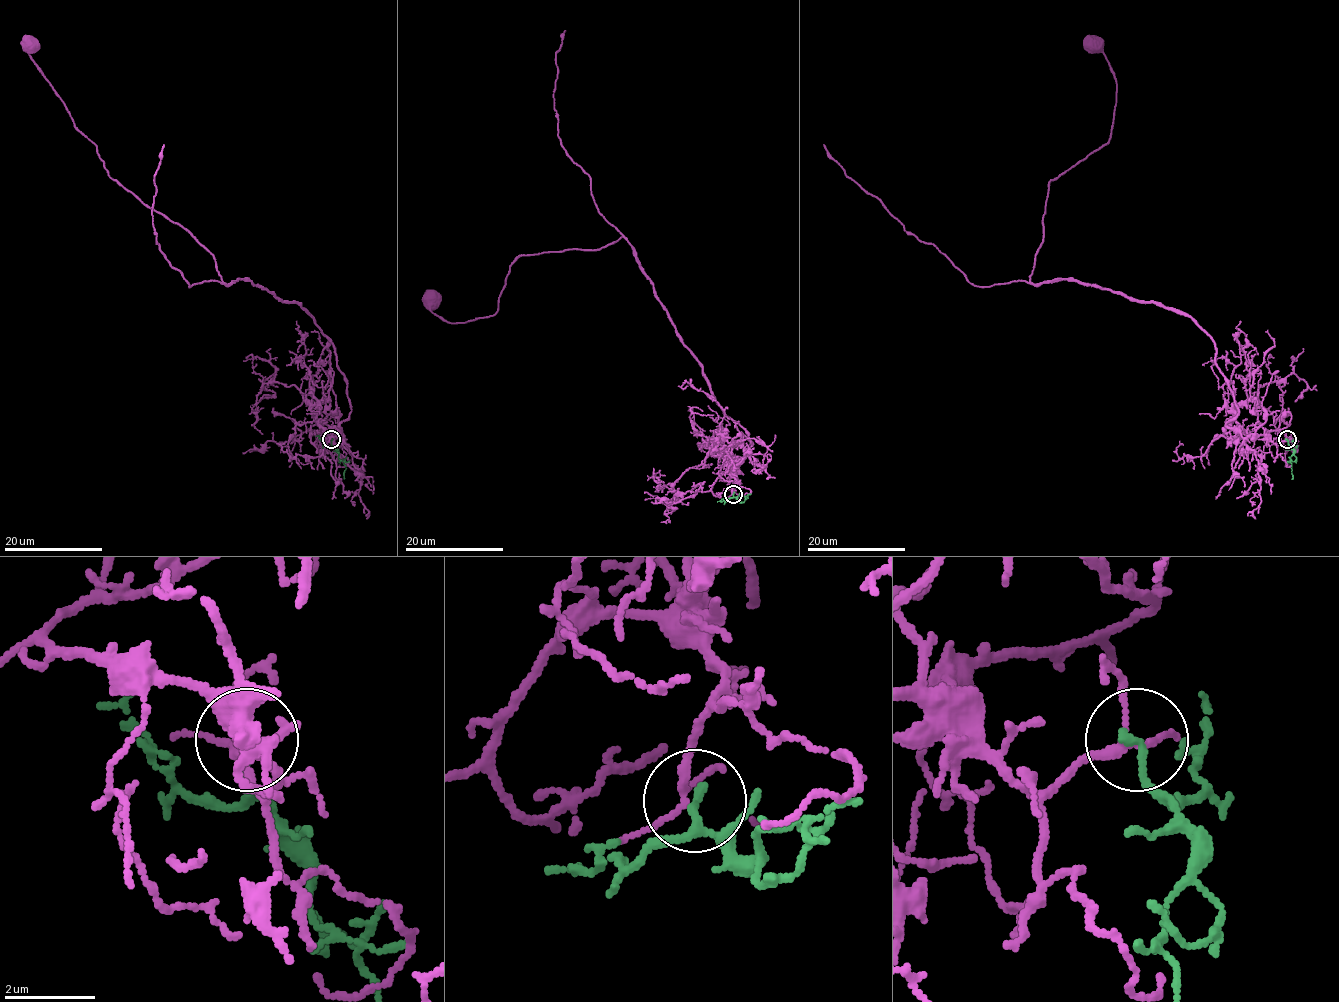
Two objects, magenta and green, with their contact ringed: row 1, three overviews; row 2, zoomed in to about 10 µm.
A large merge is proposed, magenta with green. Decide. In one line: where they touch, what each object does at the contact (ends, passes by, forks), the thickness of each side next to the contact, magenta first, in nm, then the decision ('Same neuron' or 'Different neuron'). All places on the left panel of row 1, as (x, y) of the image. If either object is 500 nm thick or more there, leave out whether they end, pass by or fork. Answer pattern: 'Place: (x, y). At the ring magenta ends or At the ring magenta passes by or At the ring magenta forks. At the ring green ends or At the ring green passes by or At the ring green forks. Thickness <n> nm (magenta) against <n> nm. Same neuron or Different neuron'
Place: (331, 439). At the ring magenta forks. At the ring green ends. Thickness 140 nm (magenta) against 180 nm. Same neuron

